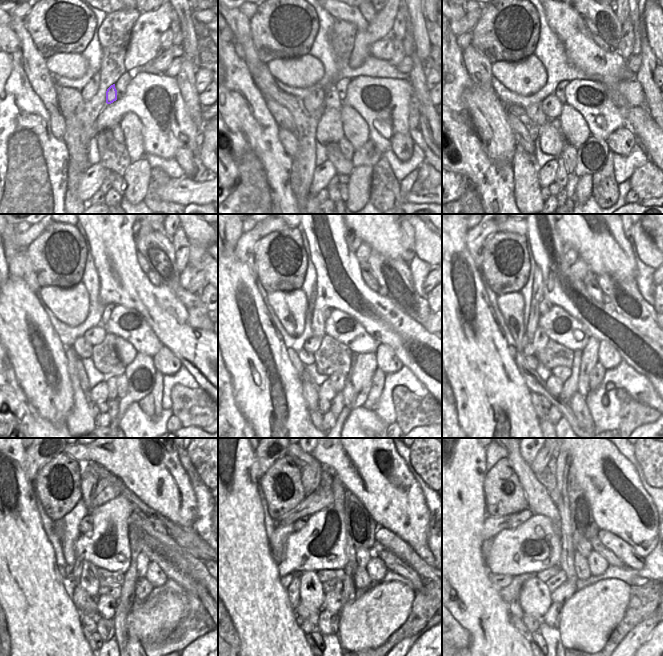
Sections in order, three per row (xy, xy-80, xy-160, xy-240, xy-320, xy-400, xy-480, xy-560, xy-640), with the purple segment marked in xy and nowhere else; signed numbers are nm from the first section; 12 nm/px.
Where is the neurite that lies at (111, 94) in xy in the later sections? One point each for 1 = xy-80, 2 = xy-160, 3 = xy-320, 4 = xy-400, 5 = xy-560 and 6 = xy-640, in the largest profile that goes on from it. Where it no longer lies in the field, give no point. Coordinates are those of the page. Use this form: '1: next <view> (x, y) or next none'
1: next xy-80 (331, 100)
2: next xy-160 (551, 105)
3: next xy-320 (311, 344)
4: next xy-400 (529, 350)
5: next xy-560 (286, 580)
6: next xy-640 (499, 582)

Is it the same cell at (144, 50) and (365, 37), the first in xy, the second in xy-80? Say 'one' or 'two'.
one

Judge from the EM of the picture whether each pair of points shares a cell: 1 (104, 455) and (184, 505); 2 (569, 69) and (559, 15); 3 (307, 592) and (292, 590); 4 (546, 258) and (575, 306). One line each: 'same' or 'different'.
1: same
2: different
3: different
4: same

